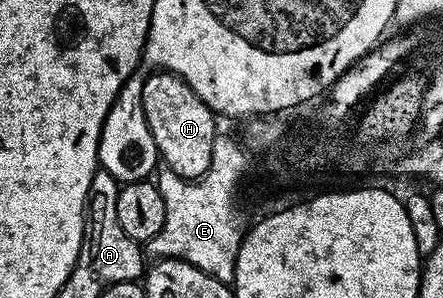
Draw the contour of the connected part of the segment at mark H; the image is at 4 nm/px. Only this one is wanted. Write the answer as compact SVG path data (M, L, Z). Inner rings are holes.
M166 70L152 73L144 82L141 104L156 143L158 159L165 165L166 171L186 180L197 180L203 176L213 158L216 113L183 81L183 77Z

